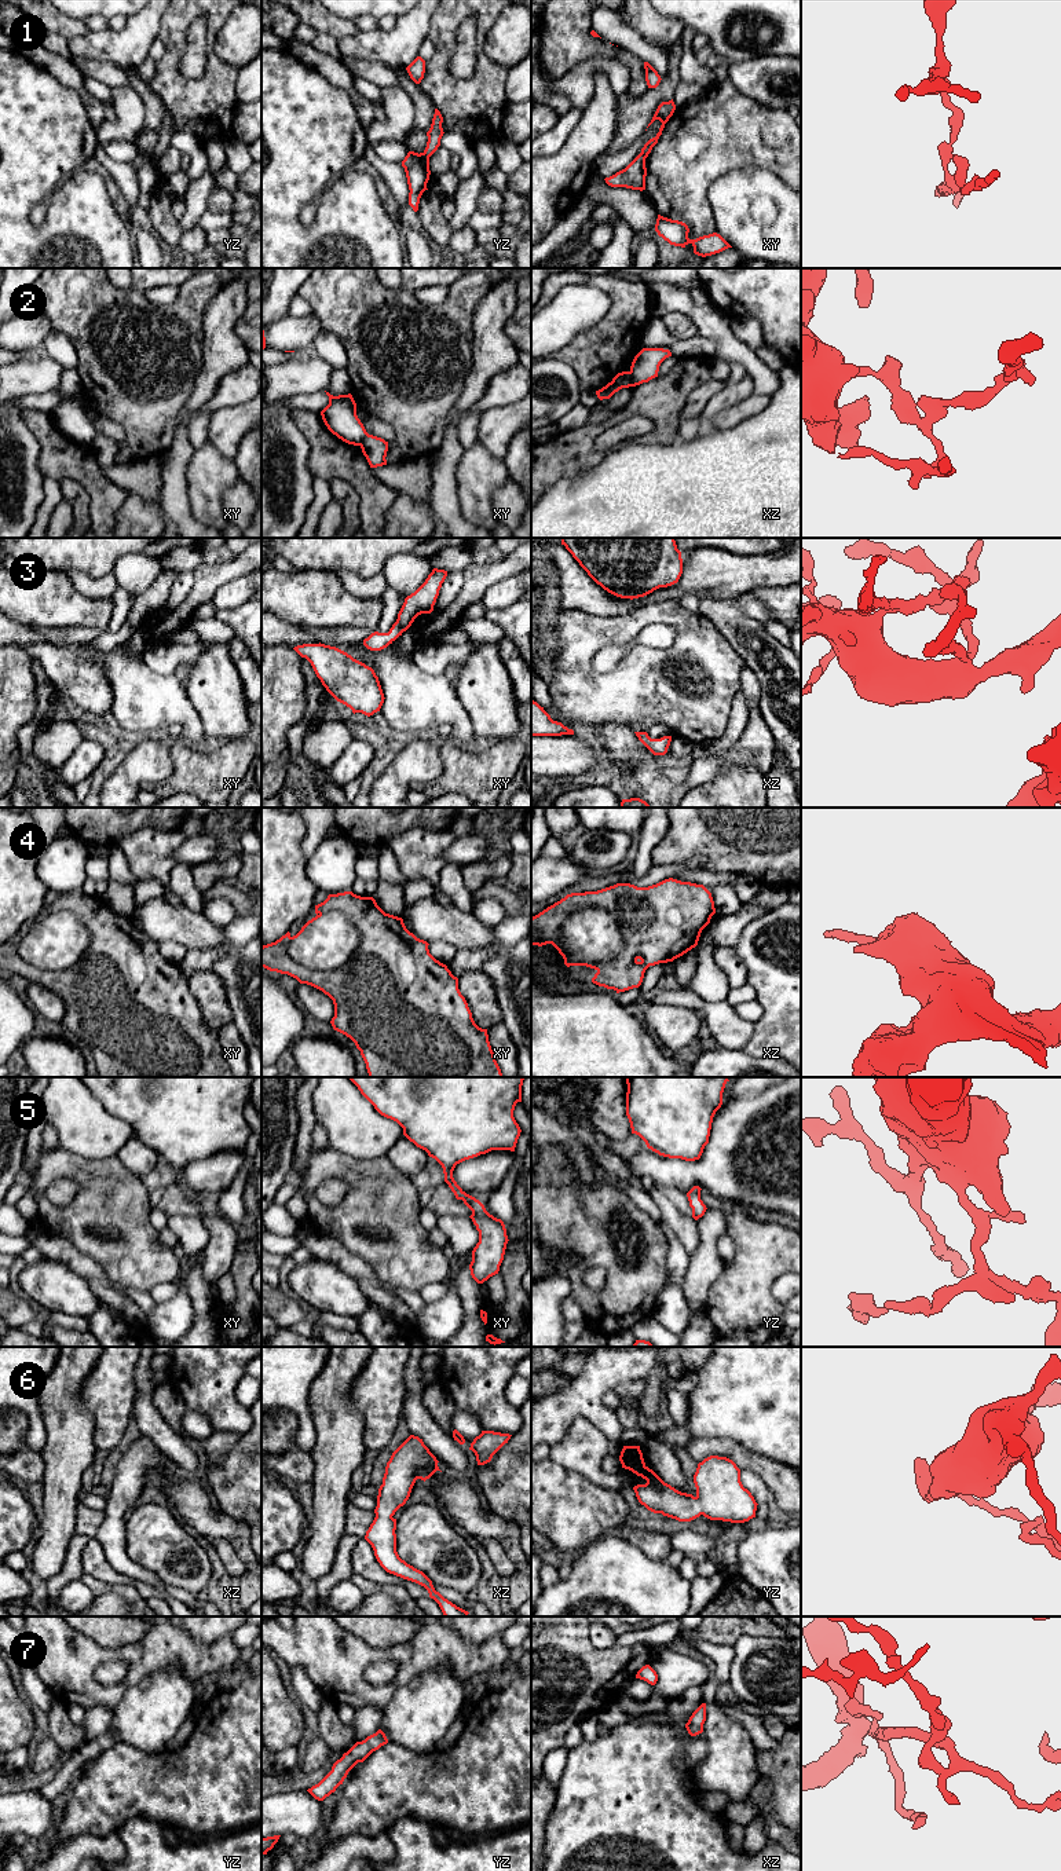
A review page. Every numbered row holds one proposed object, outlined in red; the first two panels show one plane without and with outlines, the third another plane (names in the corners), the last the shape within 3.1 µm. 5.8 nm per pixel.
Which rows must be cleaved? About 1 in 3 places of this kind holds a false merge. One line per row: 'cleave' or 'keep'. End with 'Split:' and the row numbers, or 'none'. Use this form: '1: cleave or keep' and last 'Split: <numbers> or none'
1: cleave
2: cleave
3: keep
4: keep
5: keep
6: keep
7: keep
Split: 1, 2

